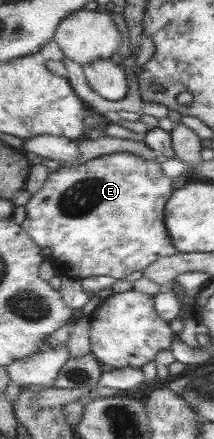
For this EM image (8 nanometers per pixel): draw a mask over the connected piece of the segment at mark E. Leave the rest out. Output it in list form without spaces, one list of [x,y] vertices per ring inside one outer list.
[[[114,152],[86,160],[84,163],[77,165],[69,165],[68,167],[59,167],[55,171],[50,172],[44,183],[30,196],[29,201],[24,204],[25,217],[20,227],[27,233],[27,236],[39,248],[47,248],[48,258],[51,258],[59,264],[58,275],[69,277],[70,279],[80,280],[89,278],[89,276],[111,276],[115,280],[125,279],[128,274],[135,270],[143,270],[149,266],[154,260],[163,256],[171,256],[176,253],[171,239],[165,230],[163,208],[167,203],[167,197],[174,191],[171,188],[171,179],[167,178],[160,169],[160,163],[154,160],[143,160],[134,154],[128,152]]]

